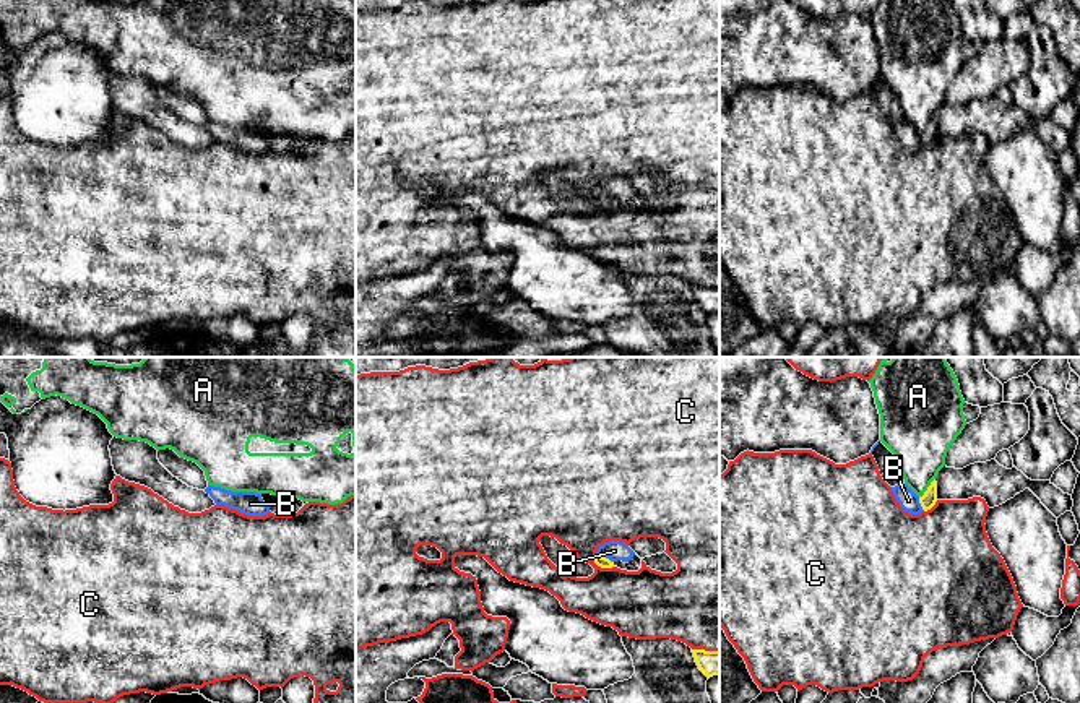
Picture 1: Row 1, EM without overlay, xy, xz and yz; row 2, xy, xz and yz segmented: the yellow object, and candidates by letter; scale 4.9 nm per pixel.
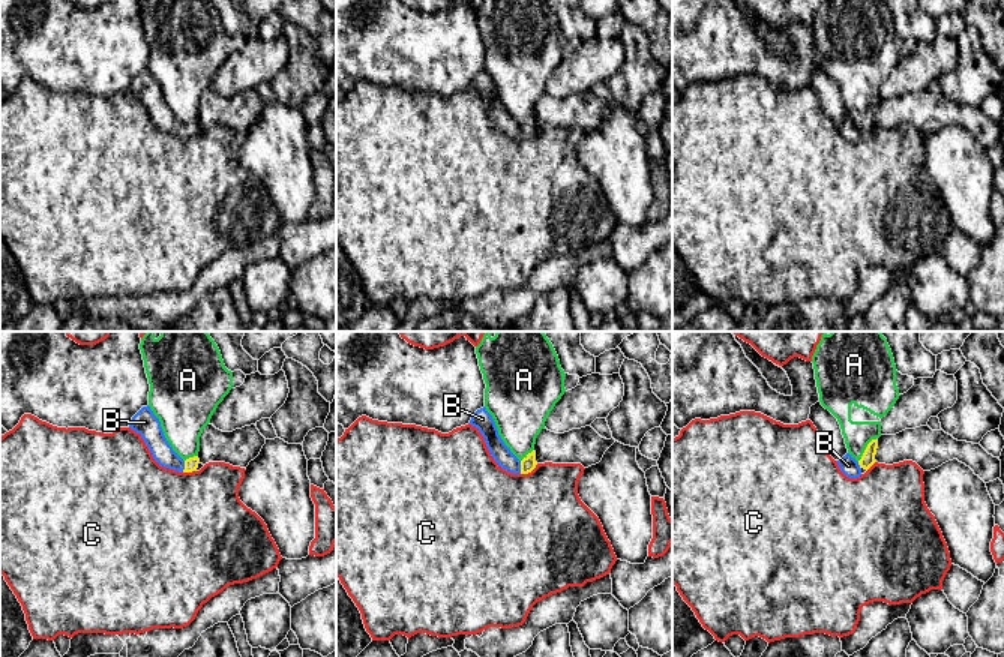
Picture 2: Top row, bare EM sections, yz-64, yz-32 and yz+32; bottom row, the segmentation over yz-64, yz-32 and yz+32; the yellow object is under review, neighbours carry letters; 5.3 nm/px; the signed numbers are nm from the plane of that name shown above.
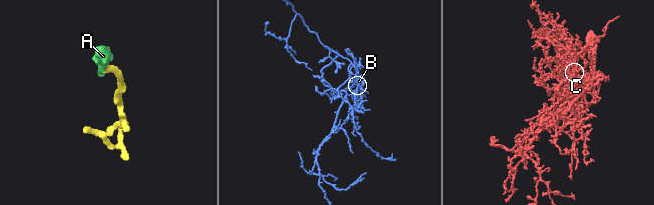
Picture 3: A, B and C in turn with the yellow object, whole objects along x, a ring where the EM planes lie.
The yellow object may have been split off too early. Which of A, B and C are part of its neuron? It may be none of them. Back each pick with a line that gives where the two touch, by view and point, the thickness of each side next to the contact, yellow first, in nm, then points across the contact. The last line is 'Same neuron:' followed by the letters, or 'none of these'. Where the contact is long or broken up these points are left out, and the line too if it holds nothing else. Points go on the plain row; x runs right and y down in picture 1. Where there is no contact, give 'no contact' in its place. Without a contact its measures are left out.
B: contact xz (604, 194); calibres 60 and 100 nm
Same neuron: B

